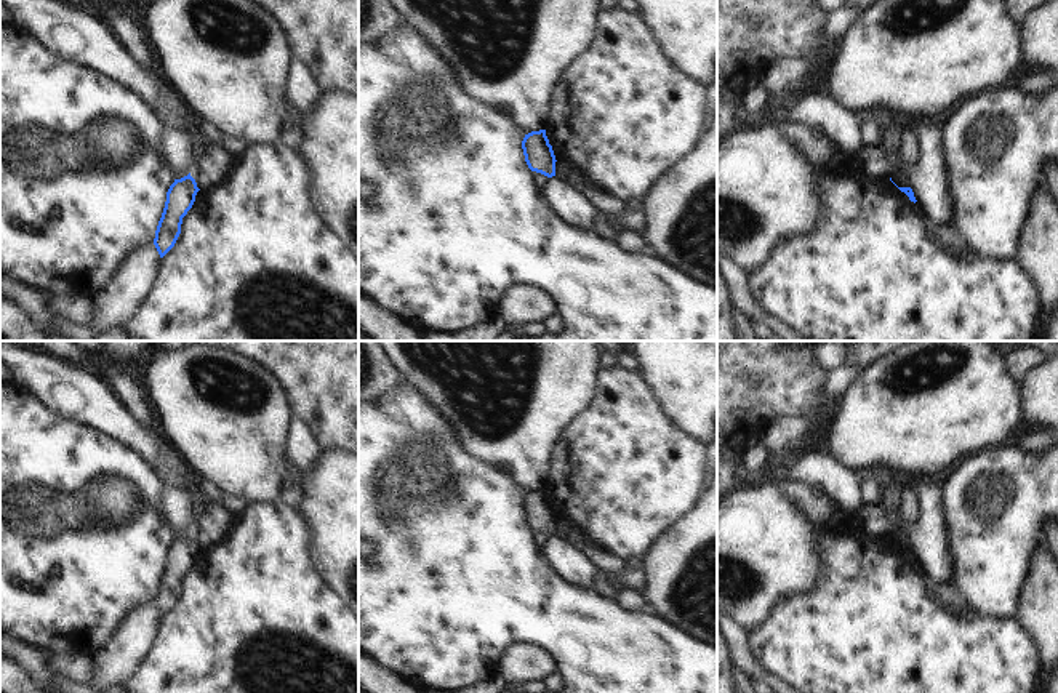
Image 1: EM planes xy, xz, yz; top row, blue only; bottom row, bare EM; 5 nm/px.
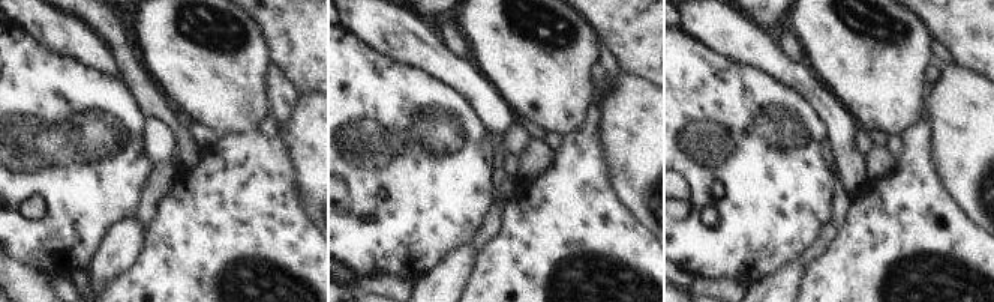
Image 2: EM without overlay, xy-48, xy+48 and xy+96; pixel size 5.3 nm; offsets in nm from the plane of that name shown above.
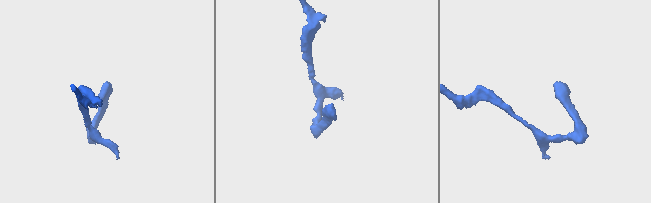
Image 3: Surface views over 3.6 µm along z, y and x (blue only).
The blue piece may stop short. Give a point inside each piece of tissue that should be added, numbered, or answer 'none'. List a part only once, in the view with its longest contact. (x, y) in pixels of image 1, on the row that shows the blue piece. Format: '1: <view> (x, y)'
none

